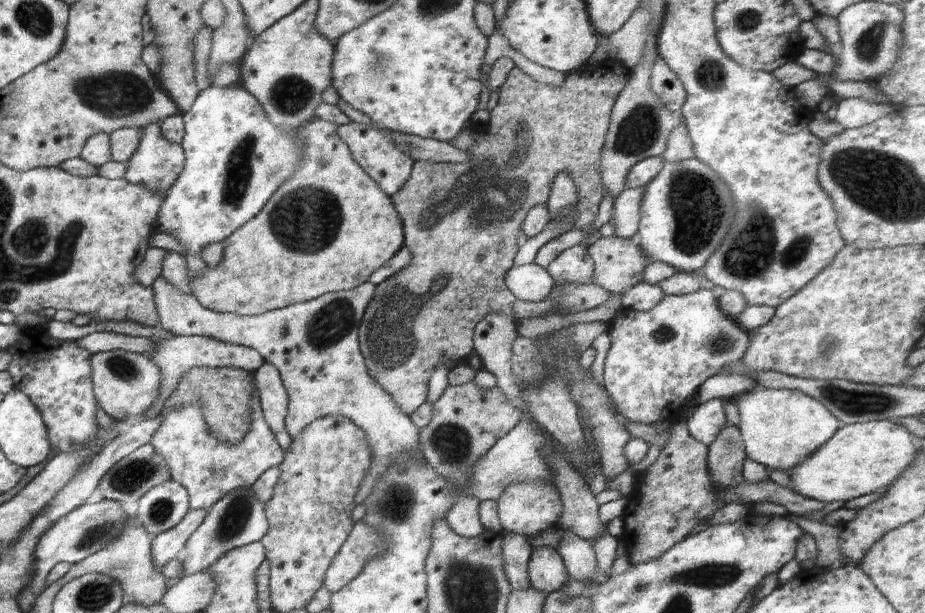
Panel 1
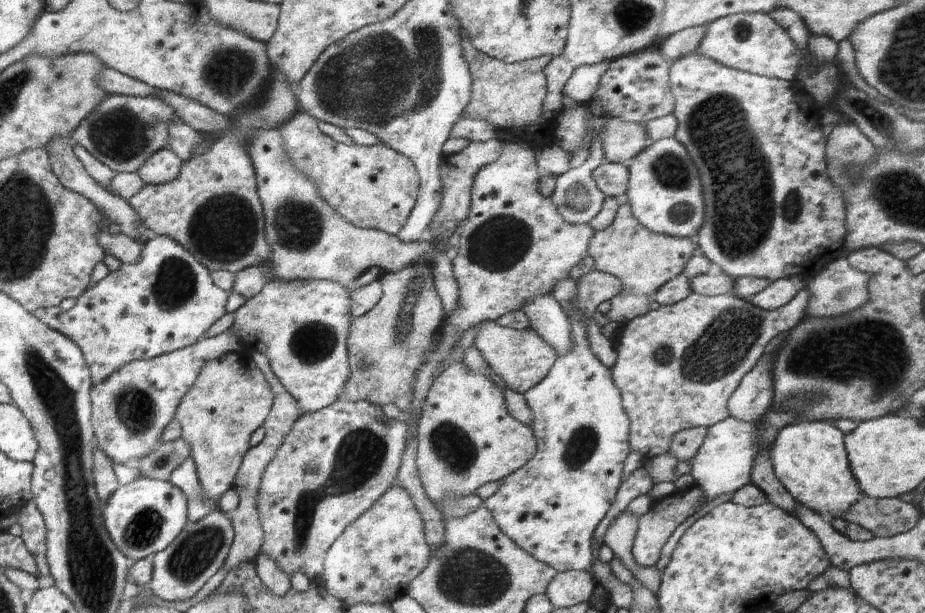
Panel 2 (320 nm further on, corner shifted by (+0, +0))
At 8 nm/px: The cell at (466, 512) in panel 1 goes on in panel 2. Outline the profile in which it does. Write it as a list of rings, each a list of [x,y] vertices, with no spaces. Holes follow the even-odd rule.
[[[462,361],[442,369],[431,384],[419,418],[416,466],[433,504],[500,480],[536,454],[532,428],[508,413],[502,392],[490,375],[471,371]]]

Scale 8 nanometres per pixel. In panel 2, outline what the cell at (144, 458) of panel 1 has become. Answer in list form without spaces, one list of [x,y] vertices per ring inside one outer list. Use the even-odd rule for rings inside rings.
[[[182,438],[173,441],[160,442],[158,448],[152,451],[150,455],[143,459],[137,460],[135,465],[141,470],[141,476],[151,479],[169,480],[169,474],[177,469],[188,457],[191,456],[190,445]]]

